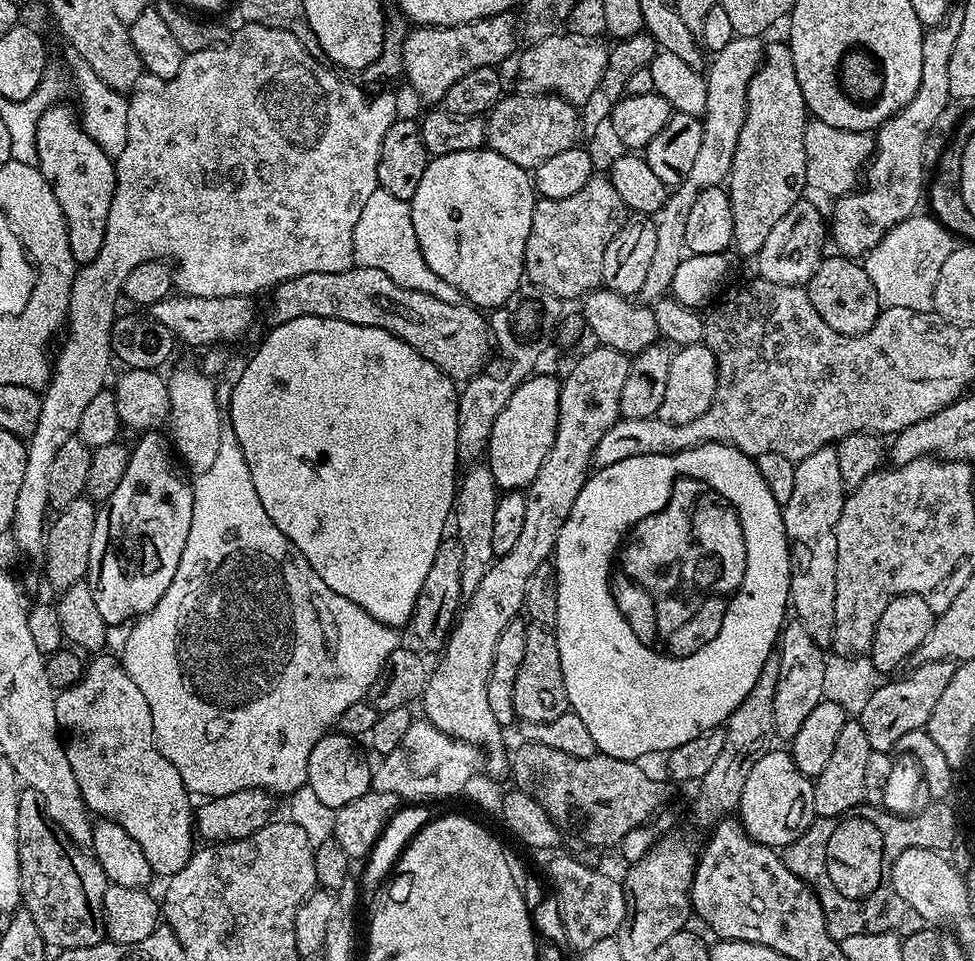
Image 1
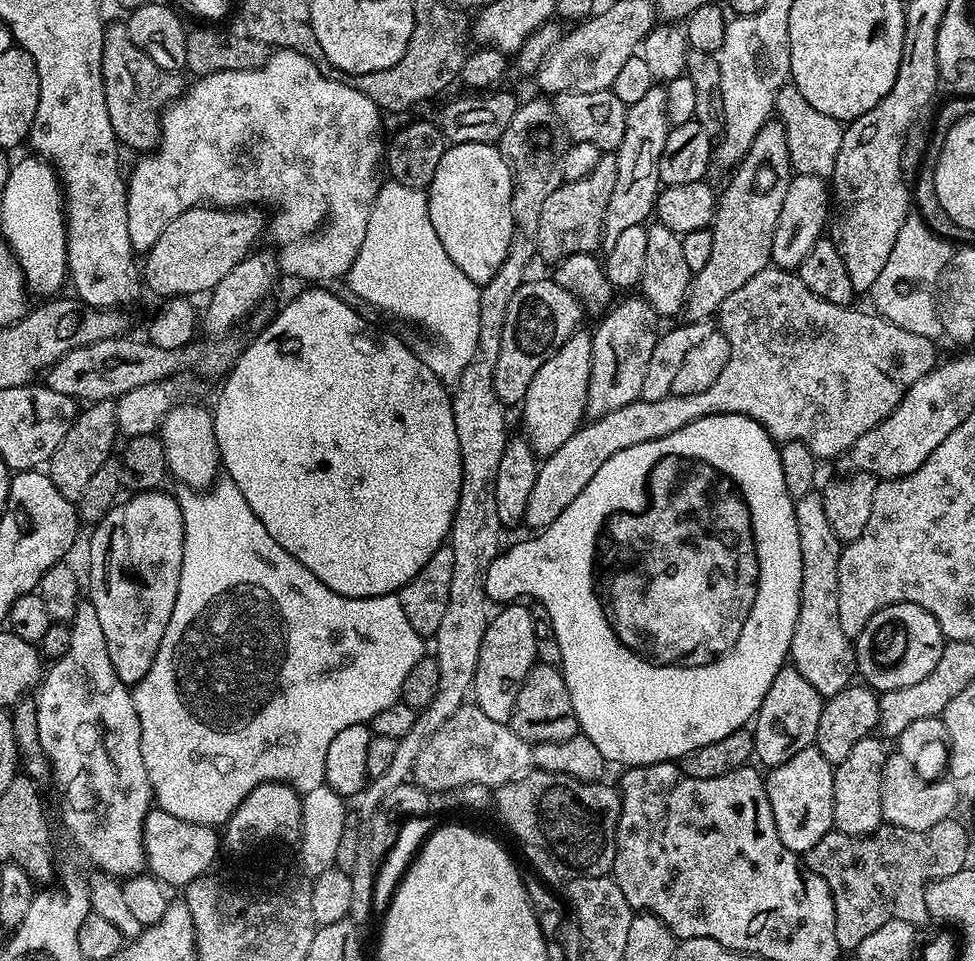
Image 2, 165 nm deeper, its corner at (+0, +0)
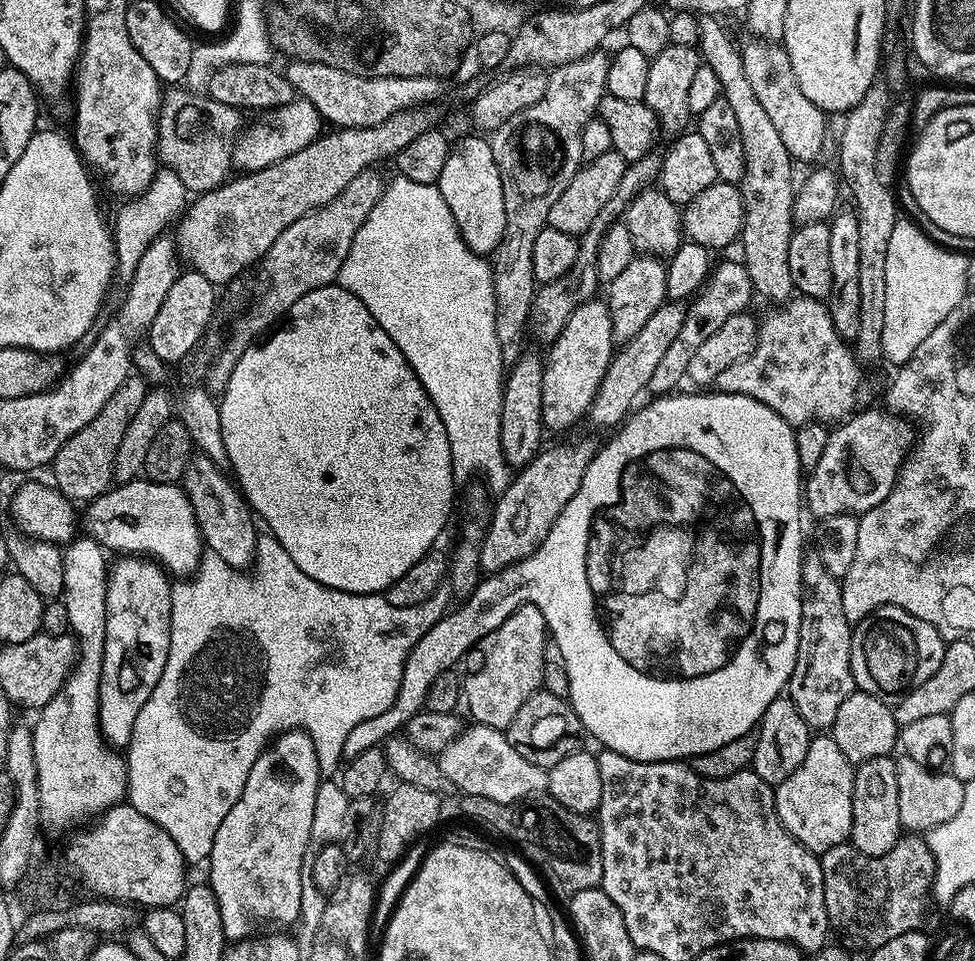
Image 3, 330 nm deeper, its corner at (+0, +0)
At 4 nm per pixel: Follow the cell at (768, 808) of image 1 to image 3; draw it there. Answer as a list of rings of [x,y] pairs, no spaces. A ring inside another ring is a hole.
[[[816,734],[809,739],[808,753],[802,758],[802,766],[790,774],[790,778],[775,785],[776,813],[782,826],[809,852],[822,854],[834,846],[845,843],[852,835],[852,799],[854,798],[854,765],[838,750],[838,742],[830,734]]]

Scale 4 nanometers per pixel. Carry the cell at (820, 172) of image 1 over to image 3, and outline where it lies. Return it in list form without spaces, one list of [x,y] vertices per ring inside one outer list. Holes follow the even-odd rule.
[[[752,38],[749,41],[748,45],[740,48],[740,58],[746,78],[754,90],[754,98],[758,98],[770,122],[774,122],[774,130],[778,130],[778,138],[782,138],[782,146],[786,146],[793,161],[814,159],[824,144],[826,113],[814,106],[806,94],[802,94],[802,86],[798,86],[798,78],[794,78],[794,66],[790,66],[790,58],[784,47],[764,38]]]

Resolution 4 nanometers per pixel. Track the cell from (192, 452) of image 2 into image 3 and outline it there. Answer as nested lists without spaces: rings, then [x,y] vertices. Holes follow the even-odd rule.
[[[201,454],[193,455],[184,471],[182,485],[184,484],[184,492],[188,495],[188,504],[200,523],[200,532],[208,543],[207,551],[222,558],[222,562],[226,562],[231,568],[244,570],[247,569],[247,564],[249,567],[256,559],[257,521],[239,487],[220,472],[223,471],[210,458]]]

